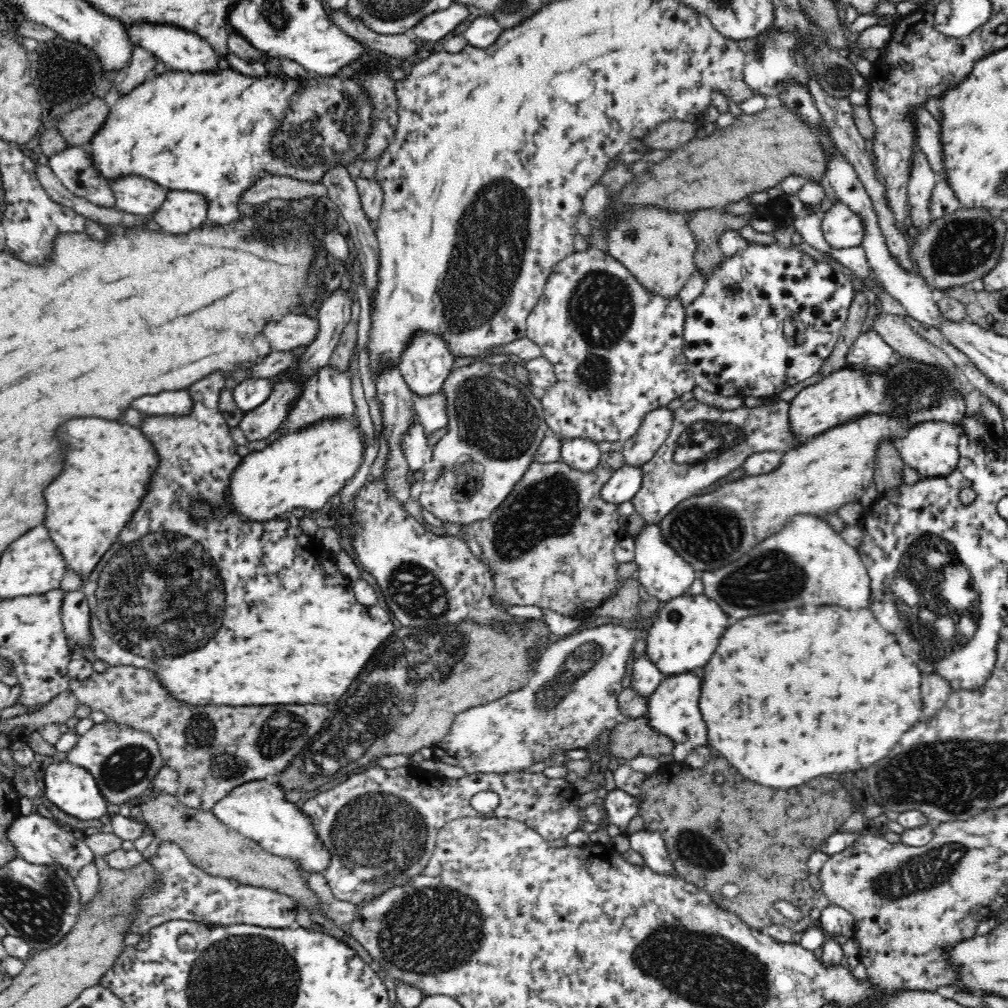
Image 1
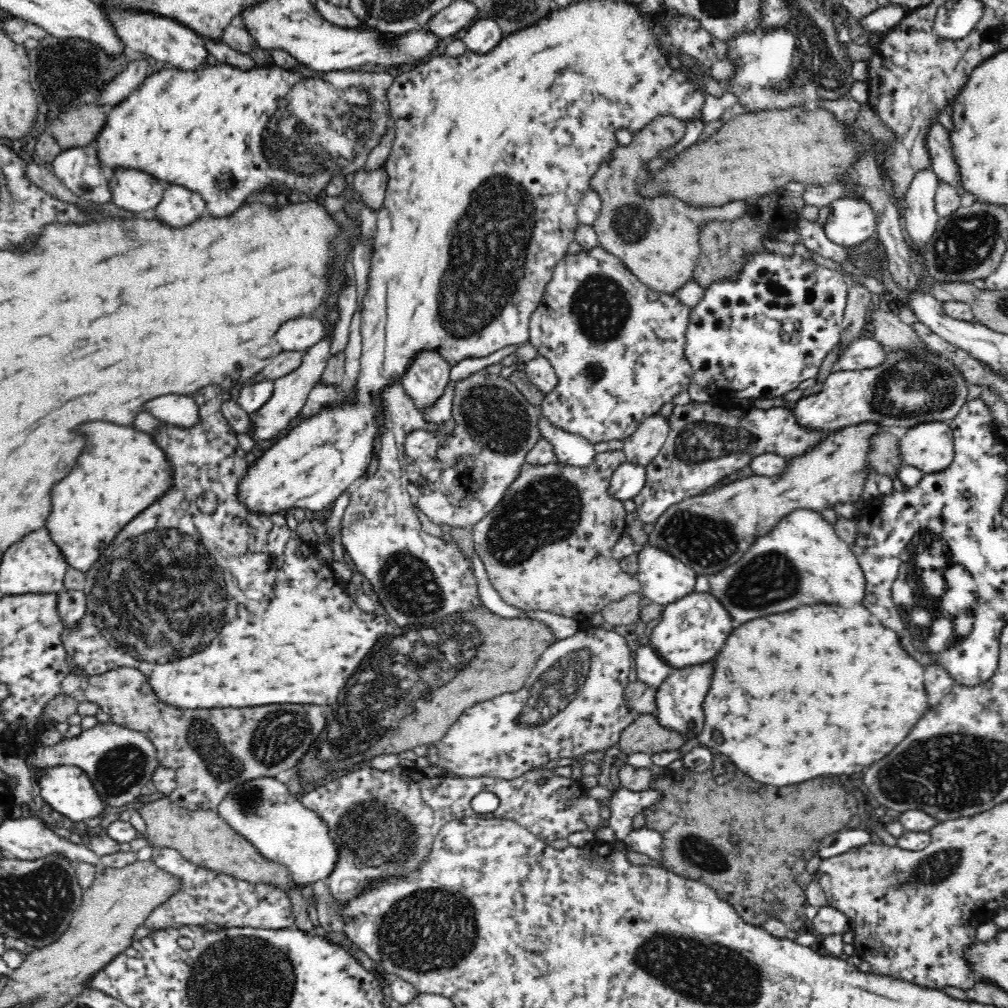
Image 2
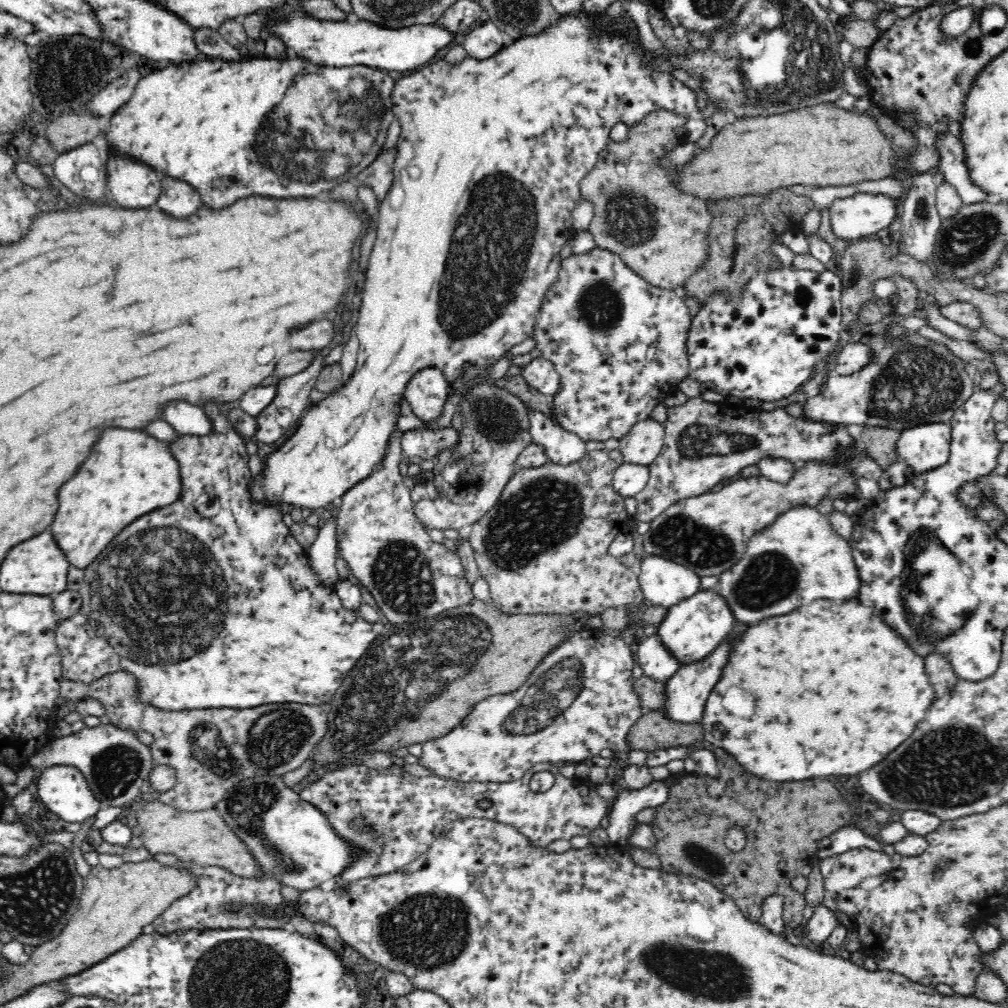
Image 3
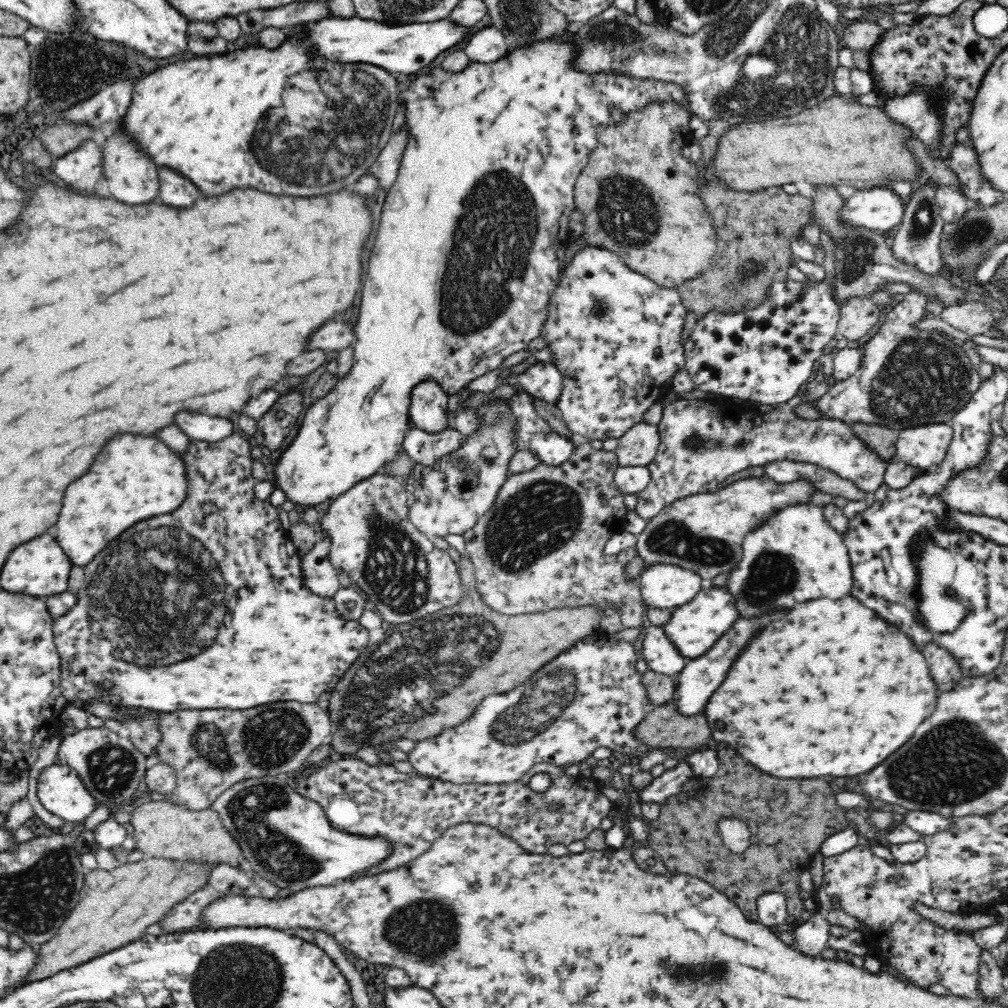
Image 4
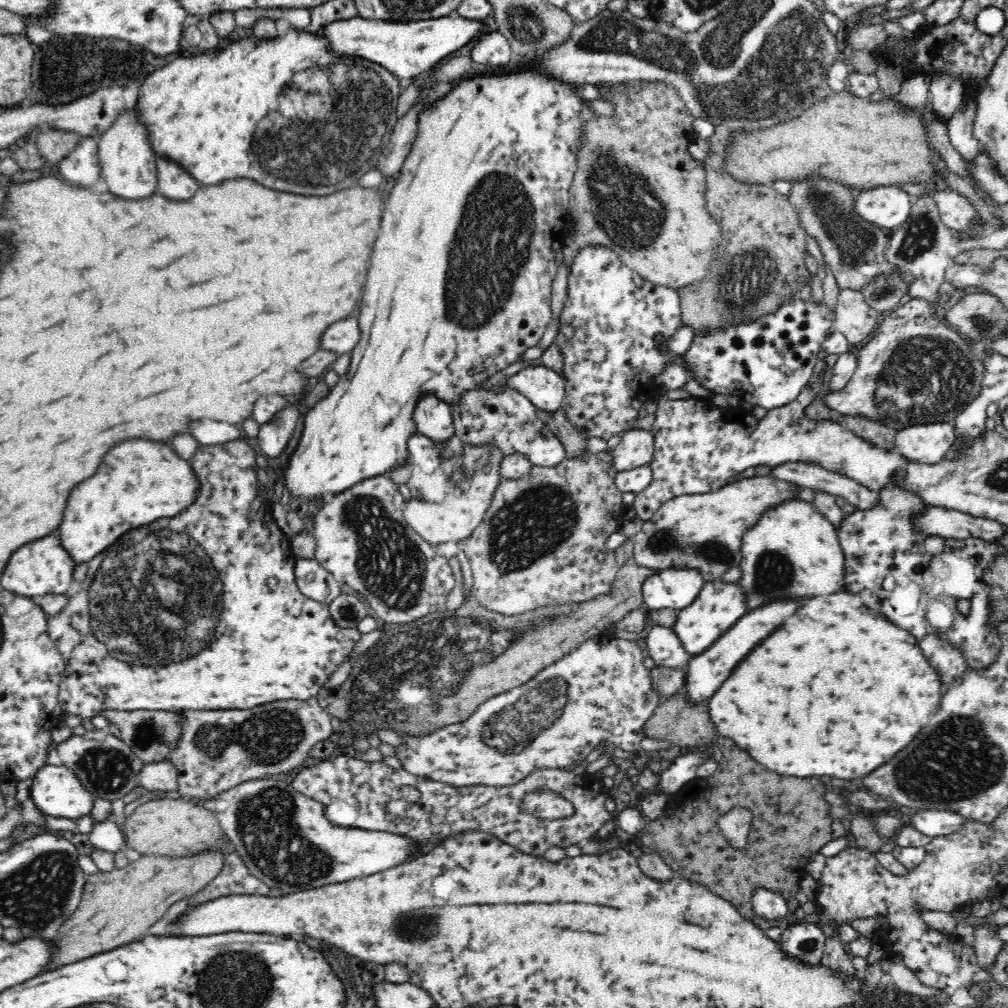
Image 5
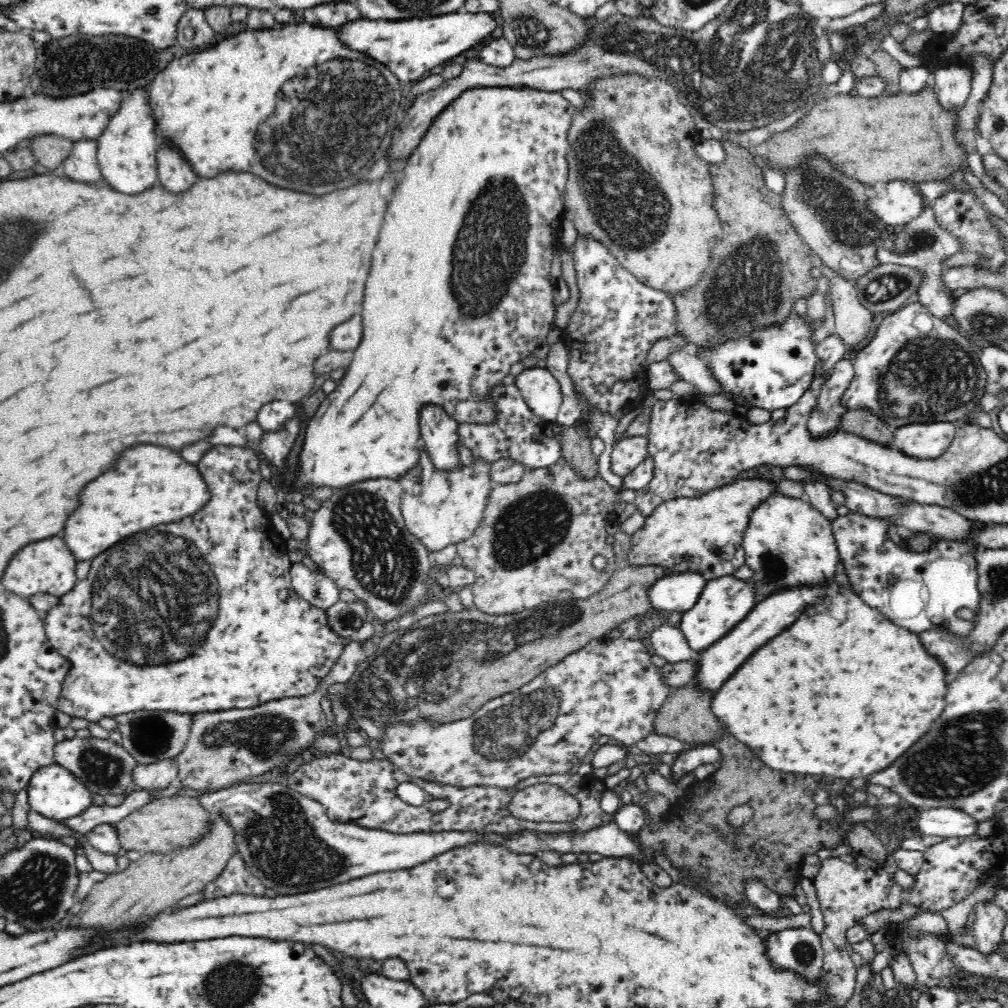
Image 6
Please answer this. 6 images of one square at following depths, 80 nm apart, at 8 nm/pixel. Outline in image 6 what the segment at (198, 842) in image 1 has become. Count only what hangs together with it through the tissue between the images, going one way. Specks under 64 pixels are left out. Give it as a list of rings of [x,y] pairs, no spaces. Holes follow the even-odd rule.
[[[174,795],[154,798],[112,826],[118,833],[120,846],[127,851],[138,850],[141,854],[168,853],[174,848],[196,842],[206,832],[211,815],[205,808],[202,808],[197,797]]]

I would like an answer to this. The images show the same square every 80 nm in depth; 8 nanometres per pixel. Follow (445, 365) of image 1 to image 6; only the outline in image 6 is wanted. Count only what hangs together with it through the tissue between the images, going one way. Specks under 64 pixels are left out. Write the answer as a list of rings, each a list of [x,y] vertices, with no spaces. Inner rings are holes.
[[[428,405],[419,416],[421,441],[434,471],[457,471],[460,466],[458,423],[440,406]]]

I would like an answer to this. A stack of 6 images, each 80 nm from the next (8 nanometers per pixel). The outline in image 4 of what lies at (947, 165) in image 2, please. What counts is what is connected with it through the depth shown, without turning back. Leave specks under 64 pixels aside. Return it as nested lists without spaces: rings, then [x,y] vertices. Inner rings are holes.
[[[955,143],[947,165],[958,176],[964,195],[971,204],[980,202],[984,207],[990,207],[1007,199],[1002,191],[993,189],[990,182],[984,179],[980,158],[973,147]]]

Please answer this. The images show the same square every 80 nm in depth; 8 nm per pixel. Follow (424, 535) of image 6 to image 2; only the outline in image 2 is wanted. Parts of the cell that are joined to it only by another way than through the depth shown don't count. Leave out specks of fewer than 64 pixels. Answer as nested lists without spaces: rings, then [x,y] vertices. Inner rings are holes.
[[[498,362],[456,384],[452,416],[457,423],[451,432],[452,436],[437,450],[441,476],[434,484],[434,492],[427,490],[427,487],[418,492],[419,500],[415,507],[438,526],[448,524],[470,530],[473,524],[482,520],[502,500],[506,490],[518,476],[520,467],[526,463],[524,456],[528,454],[528,450],[541,440],[541,434],[538,433],[538,416],[542,413],[541,410],[530,404],[516,385],[508,381],[506,372],[505,366]]]

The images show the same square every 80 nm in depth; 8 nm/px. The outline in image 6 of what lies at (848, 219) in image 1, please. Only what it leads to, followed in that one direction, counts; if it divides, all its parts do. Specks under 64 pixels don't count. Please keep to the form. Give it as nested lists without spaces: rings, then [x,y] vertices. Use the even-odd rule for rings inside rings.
[[[904,180],[874,184],[872,198],[868,200],[869,211],[881,218],[892,231],[903,228],[930,204],[918,186],[920,183]]]

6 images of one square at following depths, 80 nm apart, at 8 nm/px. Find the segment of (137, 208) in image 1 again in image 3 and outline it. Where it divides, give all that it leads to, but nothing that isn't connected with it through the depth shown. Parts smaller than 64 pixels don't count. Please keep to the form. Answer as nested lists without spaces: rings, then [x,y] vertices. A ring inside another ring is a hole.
[[[108,150],[107,157],[106,185],[120,206],[148,208],[158,200],[162,186],[154,169],[138,164],[125,154],[115,154],[113,150]]]

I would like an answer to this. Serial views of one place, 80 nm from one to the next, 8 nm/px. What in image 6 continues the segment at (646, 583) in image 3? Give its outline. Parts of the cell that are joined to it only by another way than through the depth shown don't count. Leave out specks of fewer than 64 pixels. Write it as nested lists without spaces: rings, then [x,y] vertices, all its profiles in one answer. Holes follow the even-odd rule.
[[[695,572],[670,573],[650,587],[649,601],[652,608],[684,614],[698,602],[706,583],[707,580]]]

